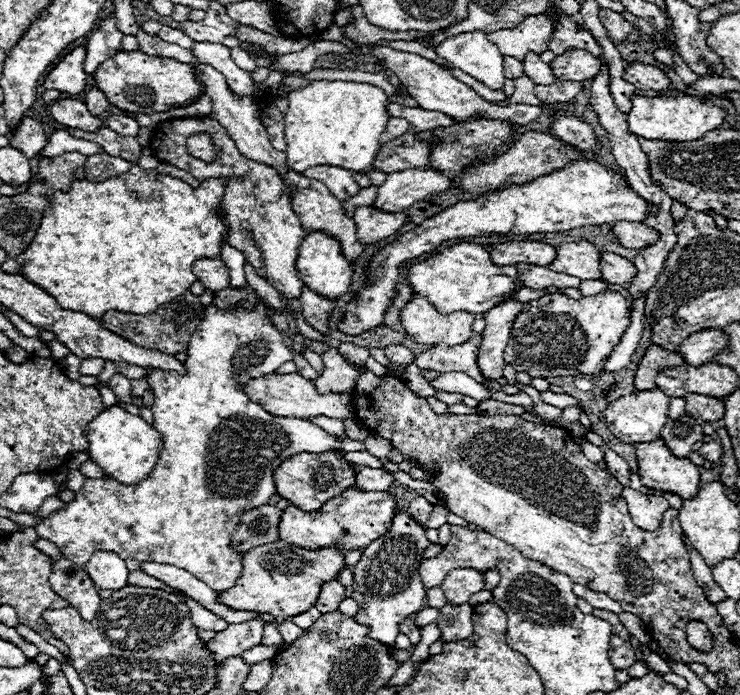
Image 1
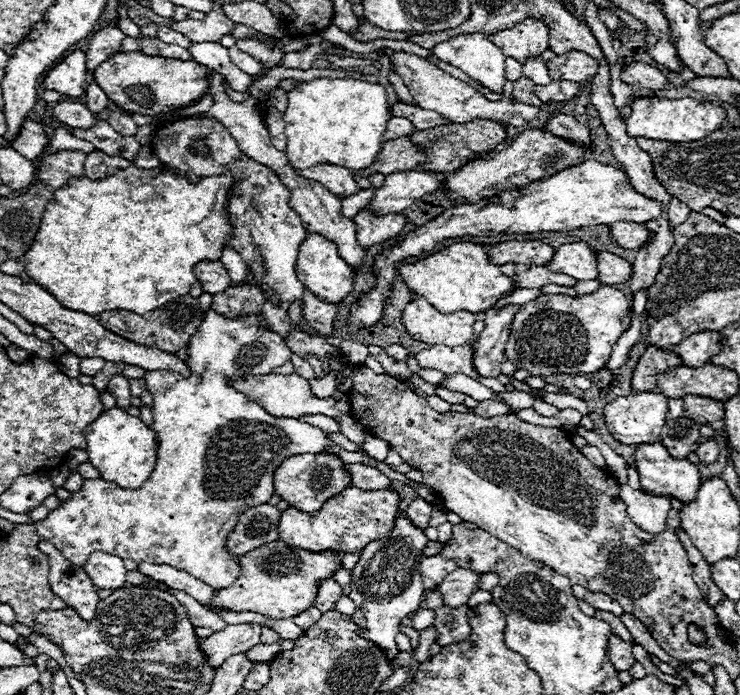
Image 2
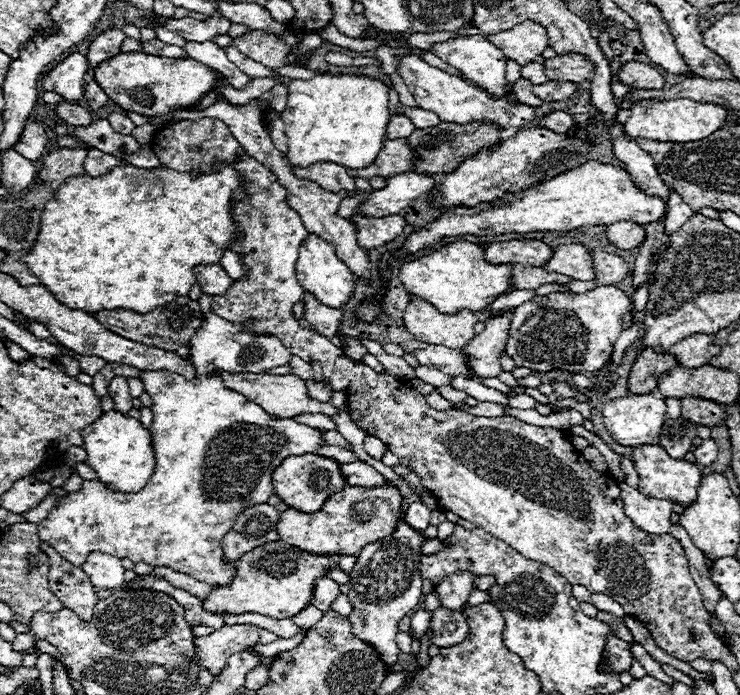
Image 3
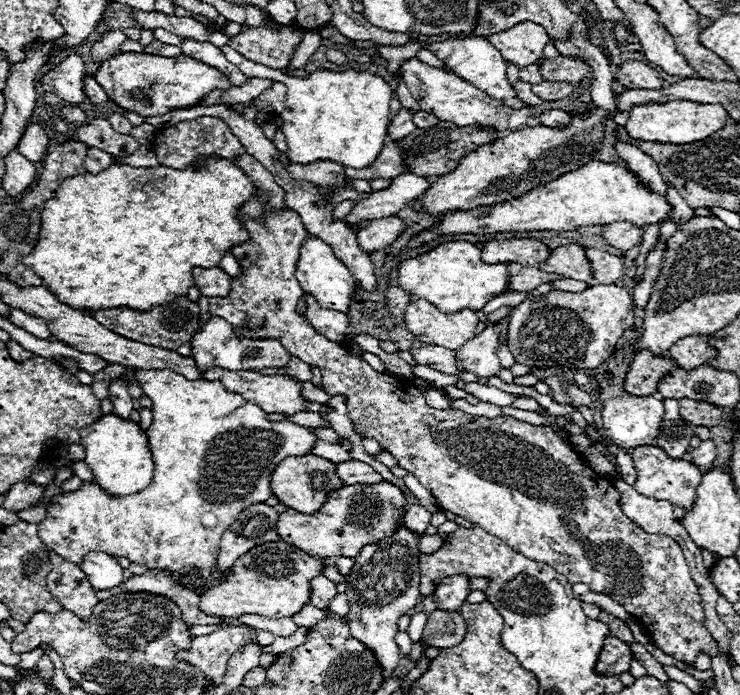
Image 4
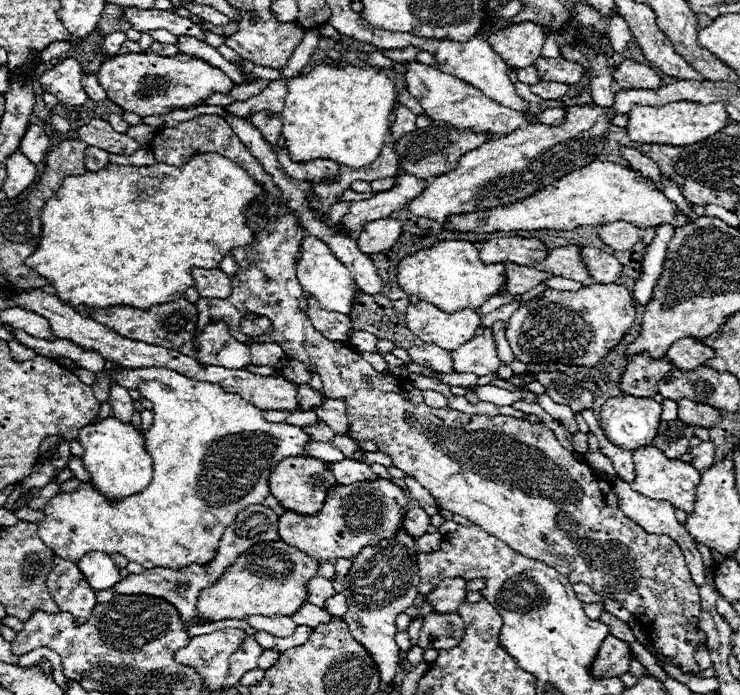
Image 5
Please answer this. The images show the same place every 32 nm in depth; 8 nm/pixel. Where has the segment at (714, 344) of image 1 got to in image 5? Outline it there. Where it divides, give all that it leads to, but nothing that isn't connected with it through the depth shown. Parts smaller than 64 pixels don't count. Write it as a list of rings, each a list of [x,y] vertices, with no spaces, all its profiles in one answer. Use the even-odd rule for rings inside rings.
[[[690,338],[674,342],[674,346],[670,346],[666,352],[666,360],[670,360],[678,370],[694,370],[712,356],[714,350],[704,346],[702,340],[690,340]]]

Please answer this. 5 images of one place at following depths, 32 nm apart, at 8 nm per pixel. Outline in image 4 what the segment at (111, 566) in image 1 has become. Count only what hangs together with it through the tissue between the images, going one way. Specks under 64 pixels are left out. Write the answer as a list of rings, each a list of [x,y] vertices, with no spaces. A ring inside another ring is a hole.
[[[88,552],[78,566],[88,576],[88,582],[92,584],[94,590],[110,590],[124,582],[122,568],[110,554]]]

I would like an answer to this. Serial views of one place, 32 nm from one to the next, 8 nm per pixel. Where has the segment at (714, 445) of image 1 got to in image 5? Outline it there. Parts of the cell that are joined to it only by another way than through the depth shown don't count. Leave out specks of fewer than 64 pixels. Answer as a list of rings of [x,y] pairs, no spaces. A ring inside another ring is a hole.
[[[700,442],[696,448],[690,450],[692,454],[692,466],[700,472],[708,470],[714,464],[714,444],[712,442]]]

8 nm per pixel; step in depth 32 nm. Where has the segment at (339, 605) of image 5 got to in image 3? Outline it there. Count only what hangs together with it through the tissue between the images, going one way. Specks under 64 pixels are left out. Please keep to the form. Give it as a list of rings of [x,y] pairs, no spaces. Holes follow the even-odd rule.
[[[340,594],[340,596],[332,602],[332,610],[338,612],[338,614],[342,614],[342,616],[348,616],[348,614],[352,612],[352,604],[350,604],[348,596],[346,596],[346,594]]]

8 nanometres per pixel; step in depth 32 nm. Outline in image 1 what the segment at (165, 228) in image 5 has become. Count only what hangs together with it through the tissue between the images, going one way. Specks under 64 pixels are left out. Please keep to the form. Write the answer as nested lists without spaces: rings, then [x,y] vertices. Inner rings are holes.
[[[132,166],[128,172],[118,174],[116,178],[108,178],[104,182],[90,182],[90,180],[74,180],[68,192],[56,192],[50,200],[50,204],[44,210],[38,234],[34,236],[34,242],[28,246],[28,250],[24,254],[20,254],[16,258],[18,264],[22,264],[22,272],[24,276],[42,286],[42,290],[46,290],[60,306],[64,306],[66,310],[74,310],[74,312],[84,312],[92,318],[100,318],[100,314],[108,312],[108,310],[118,310],[118,312],[130,312],[130,314],[150,314],[154,312],[158,306],[170,302],[176,296],[182,296],[194,282],[196,276],[192,274],[192,264],[200,258],[220,258],[220,250],[222,250],[222,242],[226,240],[228,234],[228,224],[226,218],[220,210],[220,202],[224,198],[224,190],[228,186],[228,178],[208,178],[204,182],[200,182],[198,188],[192,188],[190,184],[186,184],[184,180],[178,180],[170,174],[156,174],[156,170],[144,170],[140,166]]]

